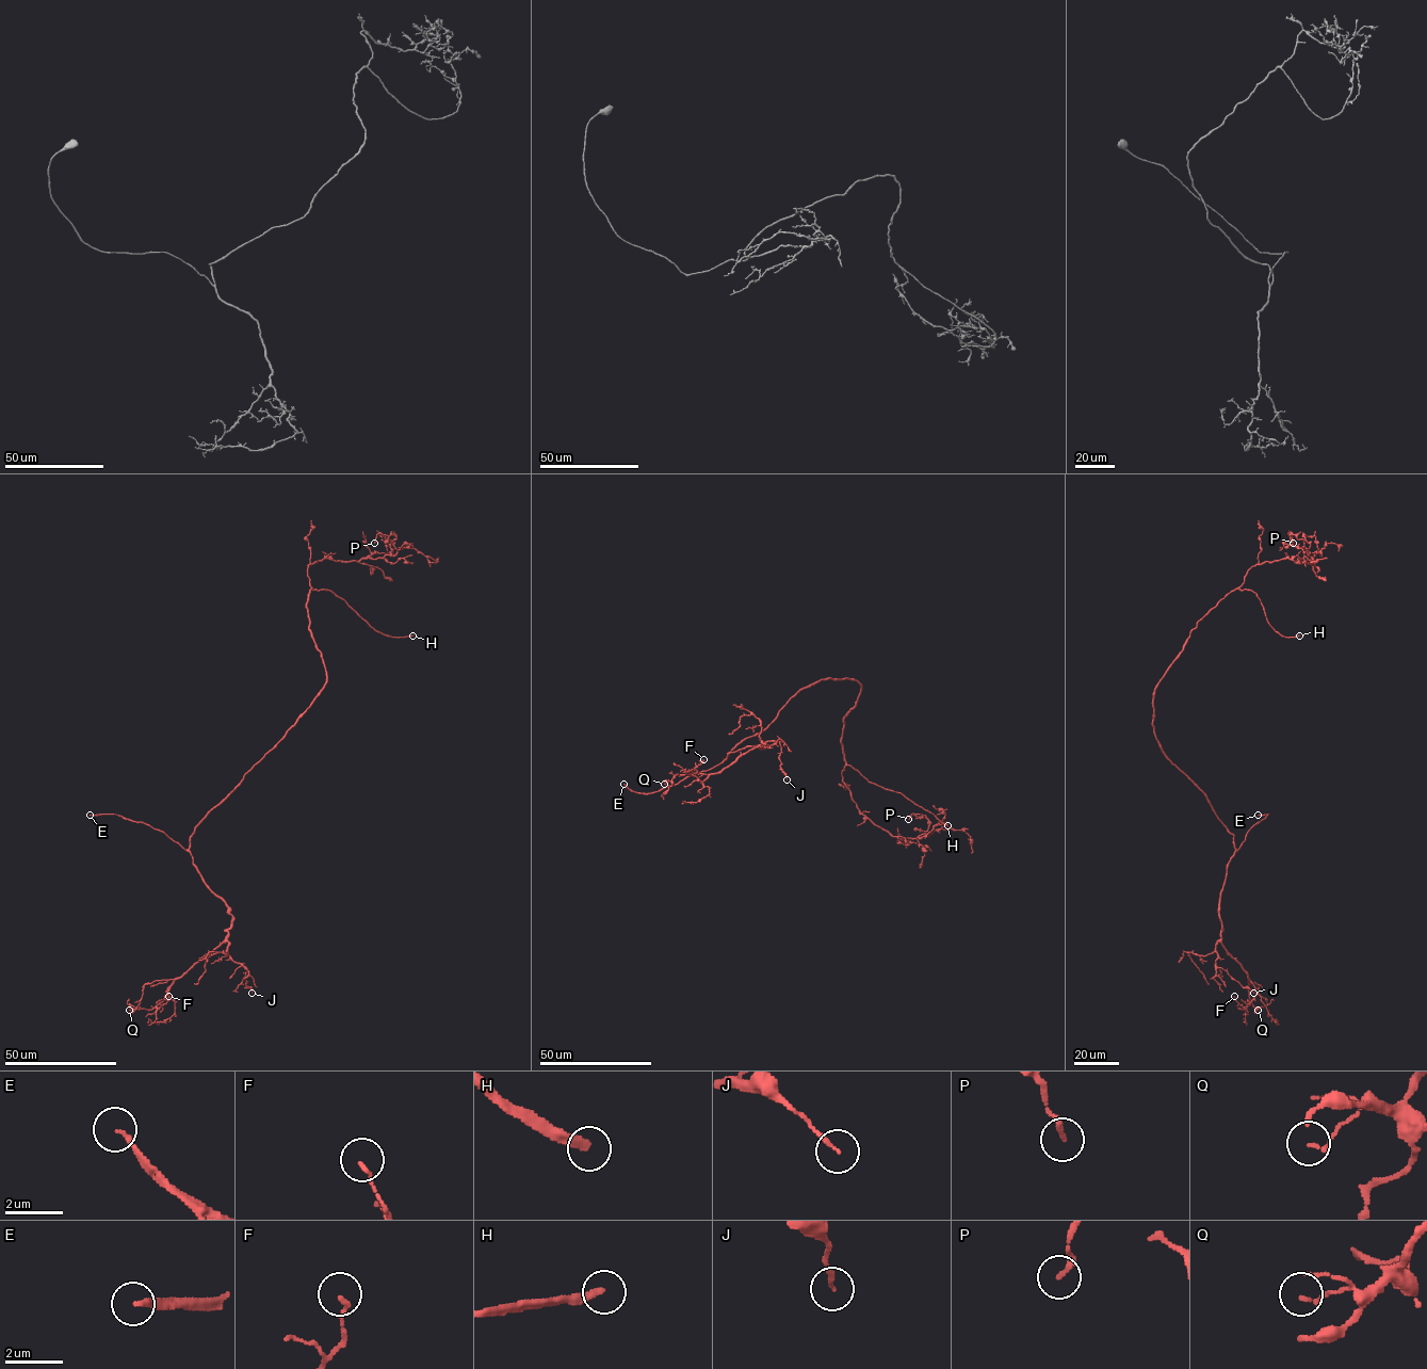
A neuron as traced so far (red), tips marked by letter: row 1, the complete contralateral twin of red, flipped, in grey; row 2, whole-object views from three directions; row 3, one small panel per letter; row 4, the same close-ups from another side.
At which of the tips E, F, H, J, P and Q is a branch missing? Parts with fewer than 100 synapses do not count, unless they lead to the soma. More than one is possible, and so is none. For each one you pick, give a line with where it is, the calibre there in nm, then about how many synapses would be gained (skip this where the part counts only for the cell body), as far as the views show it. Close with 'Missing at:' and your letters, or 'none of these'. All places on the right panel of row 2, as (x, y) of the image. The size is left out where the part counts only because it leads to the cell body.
E: place (1258, 815); calibre 170 nm
H: place (1299, 635); calibre 260 nm; 130 synapses
Missing at: E, H

